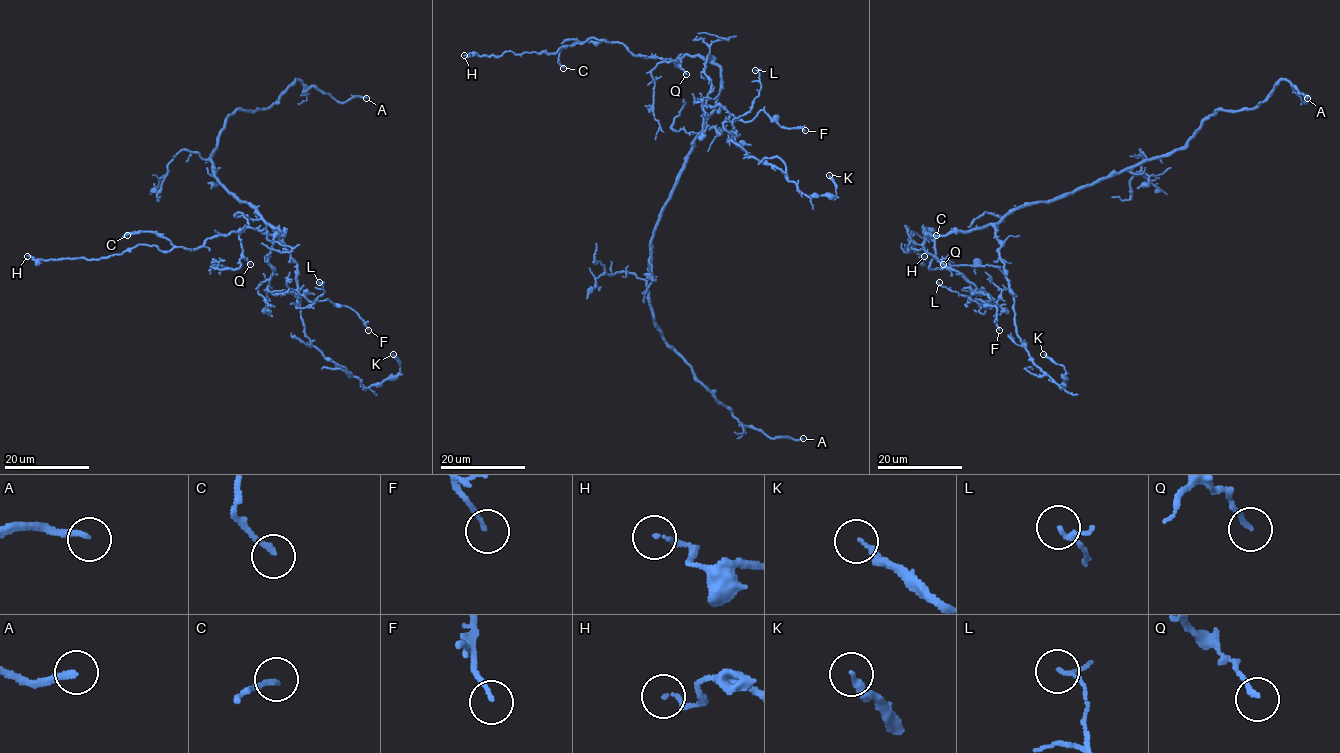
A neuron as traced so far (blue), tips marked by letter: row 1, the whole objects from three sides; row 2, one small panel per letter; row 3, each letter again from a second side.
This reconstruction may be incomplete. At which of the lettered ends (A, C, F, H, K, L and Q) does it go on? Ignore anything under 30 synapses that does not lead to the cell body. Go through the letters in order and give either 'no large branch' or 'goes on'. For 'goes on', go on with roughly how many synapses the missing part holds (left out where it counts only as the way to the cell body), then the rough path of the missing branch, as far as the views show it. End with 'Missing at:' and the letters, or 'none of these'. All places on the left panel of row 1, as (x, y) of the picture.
A: goes on; 130 synapses
C: no large branch
F: no large branch
H: no large branch
K: no large branch
L: no large branch
Q: no large branch
Missing at: A

